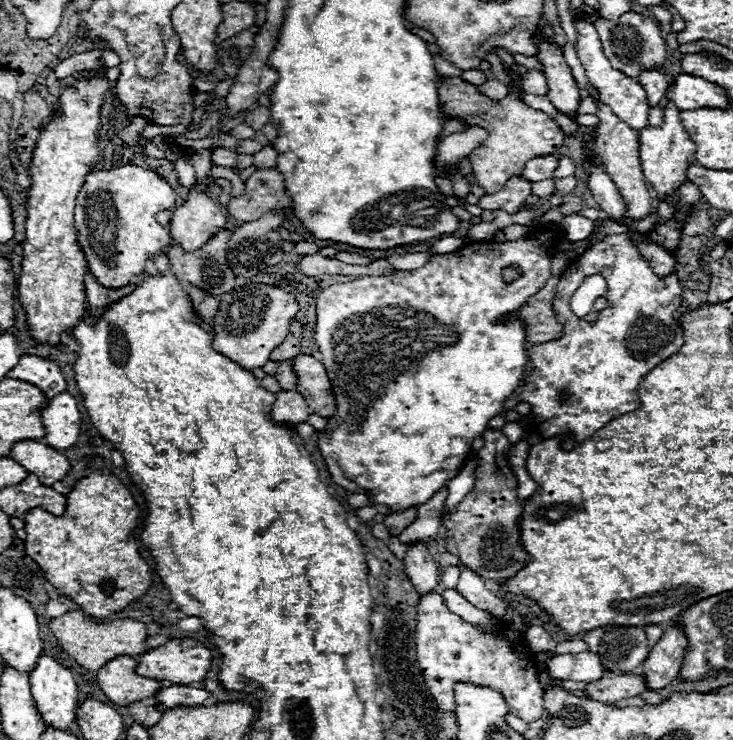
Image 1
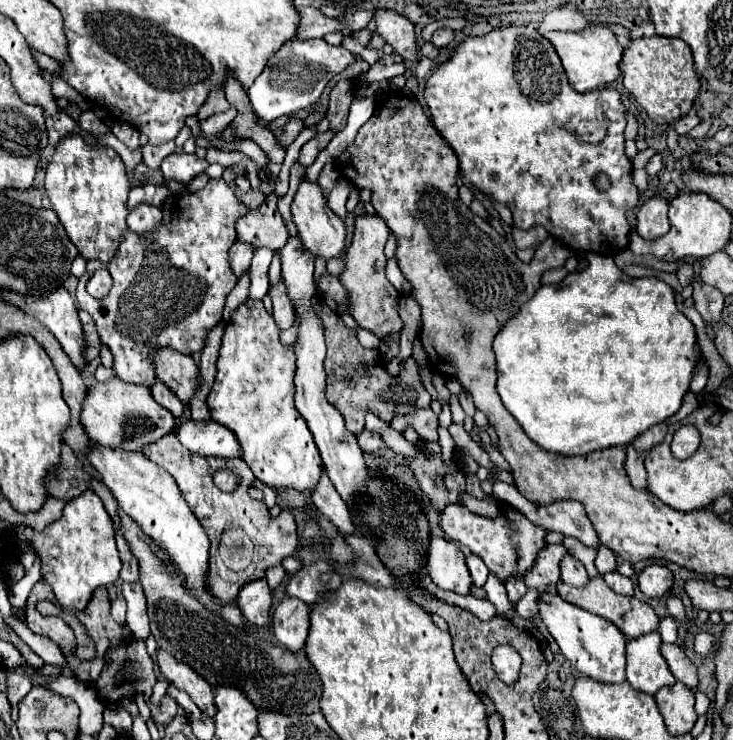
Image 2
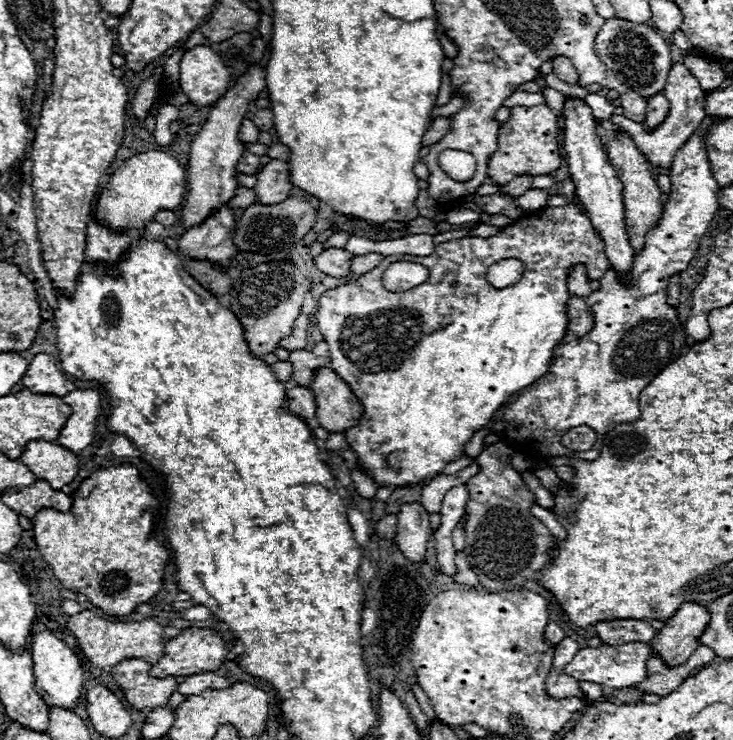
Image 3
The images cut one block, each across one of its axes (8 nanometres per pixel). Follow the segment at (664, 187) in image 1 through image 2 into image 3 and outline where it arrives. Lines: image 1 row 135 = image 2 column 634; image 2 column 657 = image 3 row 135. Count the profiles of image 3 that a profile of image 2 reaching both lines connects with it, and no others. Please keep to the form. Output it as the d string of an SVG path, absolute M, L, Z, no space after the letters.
M674 64L670 74L668 74L668 82L664 86L664 96L670 102L670 110L664 118L662 124L658 124L652 132L646 132L642 124L634 124L632 120L624 118L622 114L612 114L612 122L620 124L636 142L636 146L640 148L640 152L644 152L644 156L648 158L650 164L658 166L658 168L670 168L672 160L676 156L676 152L688 142L688 138L692 136L692 132L696 132L696 128L700 126L700 122L704 120L706 112L704 112L704 96L700 90L700 84L694 80L694 76L690 74L688 68L684 68L684 64Z

